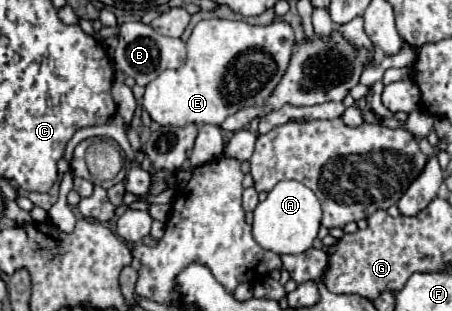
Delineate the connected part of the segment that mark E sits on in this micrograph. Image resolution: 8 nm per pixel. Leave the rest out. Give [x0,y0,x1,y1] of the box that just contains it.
[144,20,294,126]

